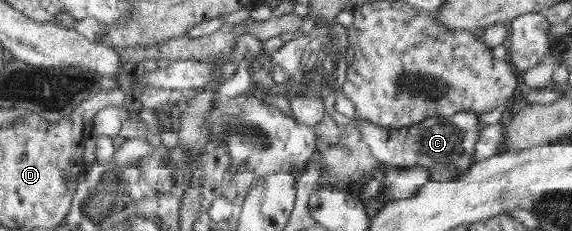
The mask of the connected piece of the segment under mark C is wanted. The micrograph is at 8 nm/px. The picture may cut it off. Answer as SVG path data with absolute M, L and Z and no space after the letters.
M457 114L453 115L452 118L448 119L427 119L423 123L419 123L419 125L409 127L404 130L385 130L381 129L380 127L375 127L371 125L369 122L365 122L361 120L361 123L358 124L358 130L360 133L360 139L369 145L369 149L371 149L371 153L376 159L380 162L380 165L385 165L386 167L393 167L393 168L403 168L403 167L413 167L413 165L421 164L424 167L427 167L432 171L432 175L434 175L433 181L453 181L459 179L460 175L463 175L463 172L467 171L471 164L473 164L472 157L472 145L474 144L474 139L476 138L477 132L482 128L481 124L479 124L479 120L474 114Z

